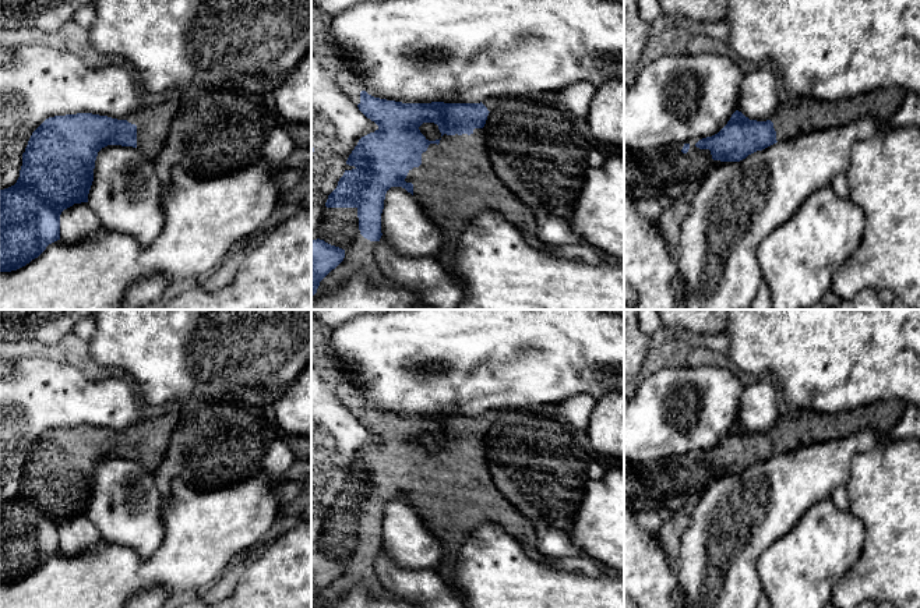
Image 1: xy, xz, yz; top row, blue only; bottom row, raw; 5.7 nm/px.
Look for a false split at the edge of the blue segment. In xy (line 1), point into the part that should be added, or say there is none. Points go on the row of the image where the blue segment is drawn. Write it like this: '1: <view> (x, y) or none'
1: none

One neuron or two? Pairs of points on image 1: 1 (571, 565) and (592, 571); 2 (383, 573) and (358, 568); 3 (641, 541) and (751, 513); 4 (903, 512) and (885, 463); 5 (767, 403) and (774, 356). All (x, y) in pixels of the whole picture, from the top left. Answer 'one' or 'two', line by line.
1: one
2: two
3: two
4: one
5: two

